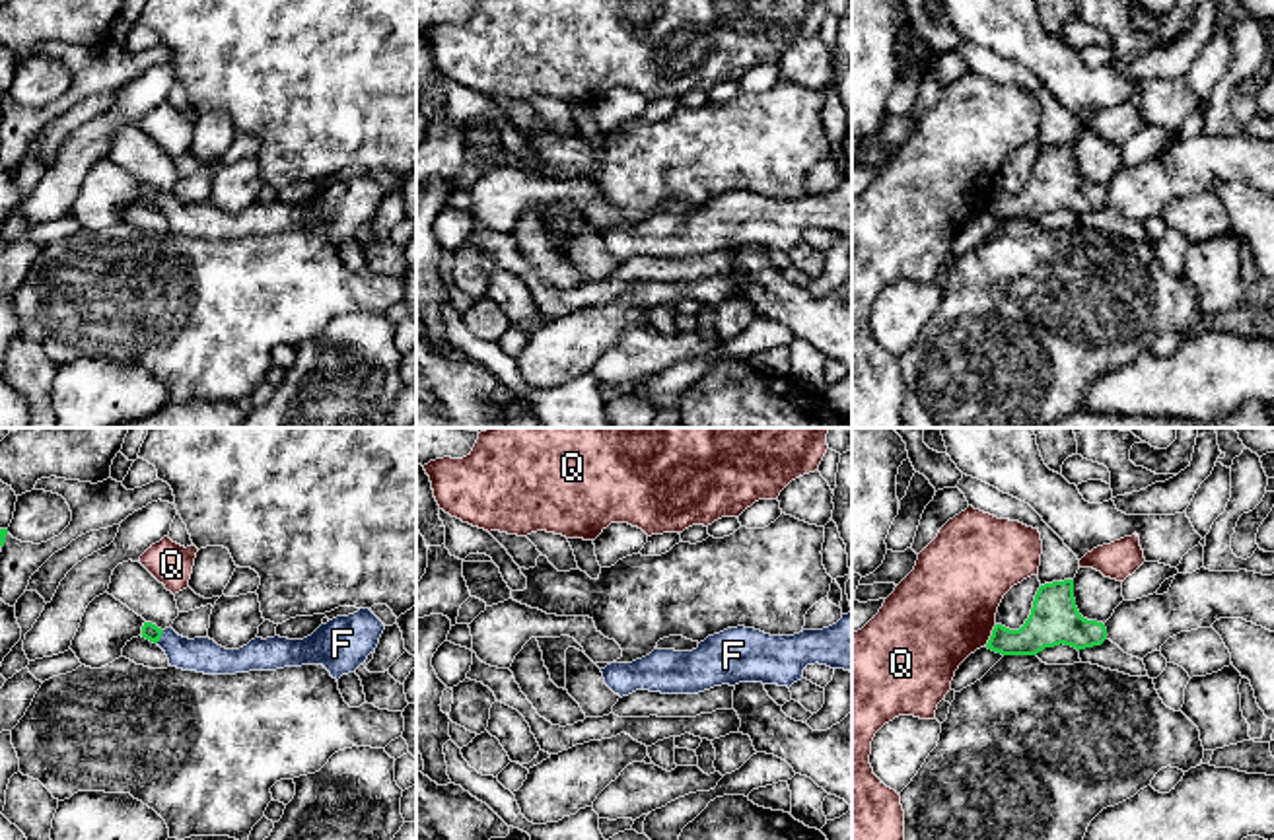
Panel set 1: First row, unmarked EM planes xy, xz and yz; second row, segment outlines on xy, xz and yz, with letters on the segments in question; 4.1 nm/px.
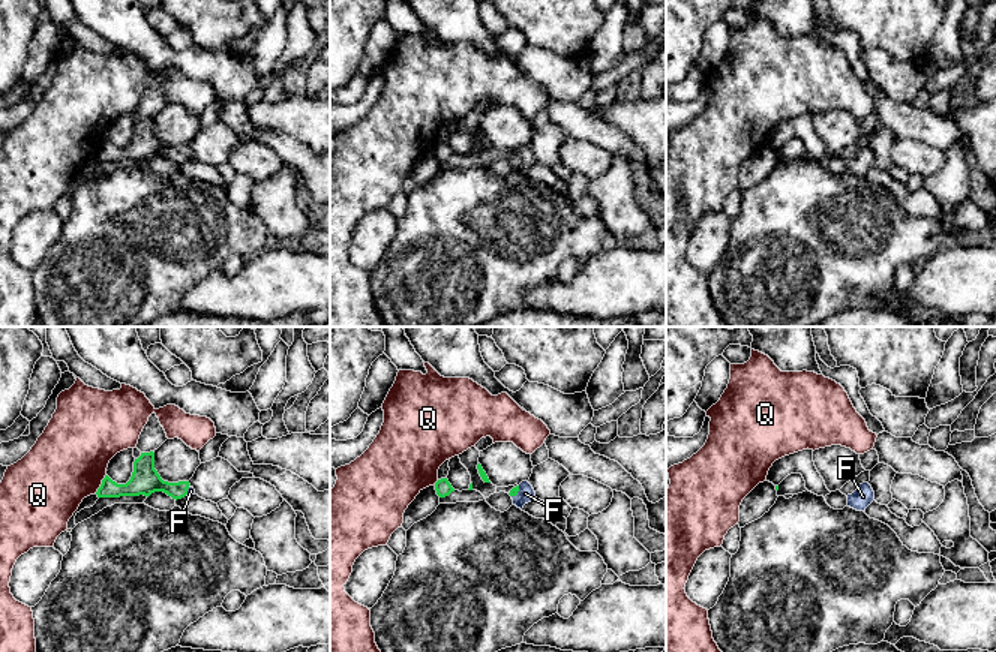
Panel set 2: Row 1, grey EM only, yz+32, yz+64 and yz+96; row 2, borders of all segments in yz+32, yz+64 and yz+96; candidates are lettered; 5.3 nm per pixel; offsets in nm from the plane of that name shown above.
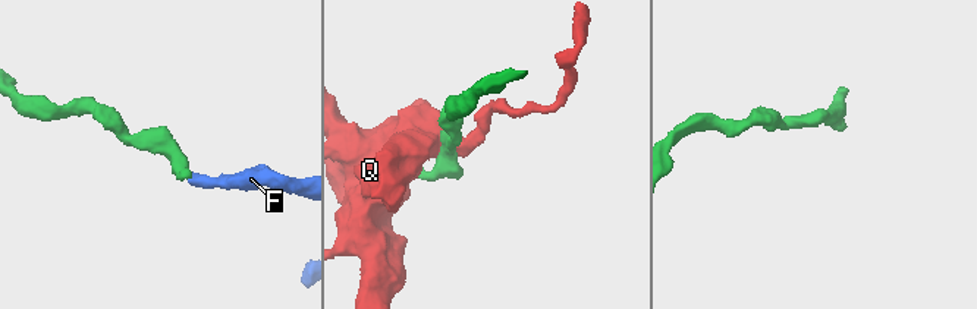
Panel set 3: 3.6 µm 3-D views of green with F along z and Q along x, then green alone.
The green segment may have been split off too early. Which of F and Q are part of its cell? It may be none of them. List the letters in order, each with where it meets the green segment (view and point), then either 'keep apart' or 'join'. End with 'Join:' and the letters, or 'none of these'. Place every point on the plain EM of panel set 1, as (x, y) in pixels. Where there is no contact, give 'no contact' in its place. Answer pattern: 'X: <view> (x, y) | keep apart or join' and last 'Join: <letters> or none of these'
F: xy (160, 201) | join
Q: yz (990, 201) | keep apart
Join: F

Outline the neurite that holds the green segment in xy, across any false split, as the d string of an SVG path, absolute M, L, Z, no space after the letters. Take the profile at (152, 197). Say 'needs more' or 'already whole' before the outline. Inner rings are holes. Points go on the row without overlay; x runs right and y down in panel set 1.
needs more | M360 173L321 189L303 204L255 202L239 214L226 214L214 204L183 202L173 192L144 187L142 202L158 208L171 231L204 239L235 239L249 235L276 235L284 231L323 229L333 243L356 237L375 216L385 189L370 175Z

